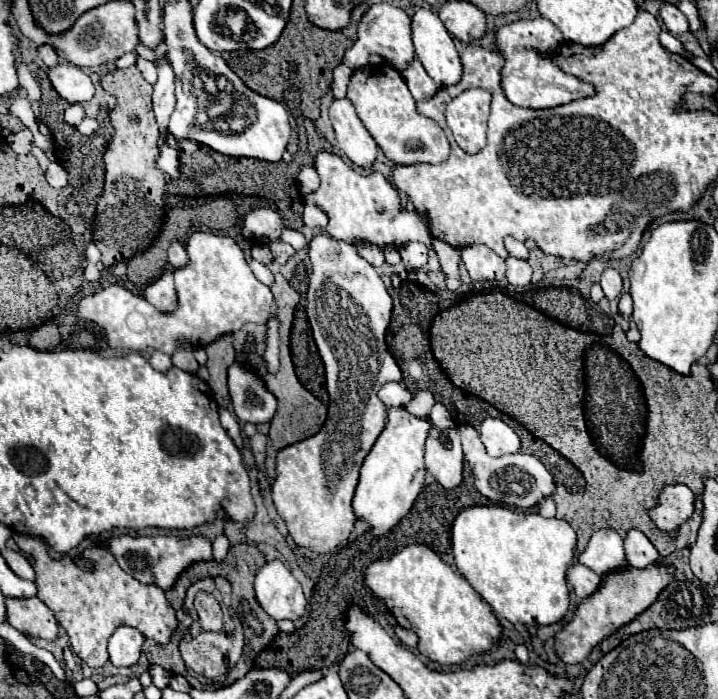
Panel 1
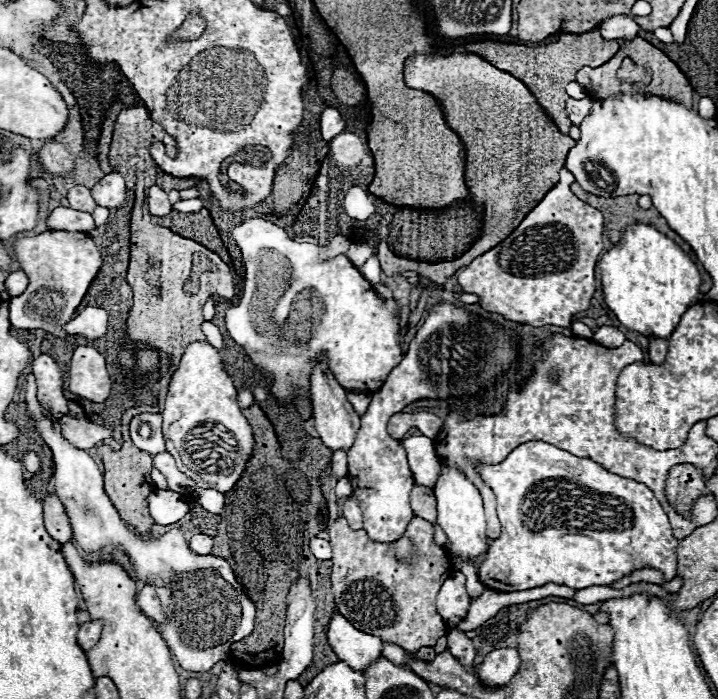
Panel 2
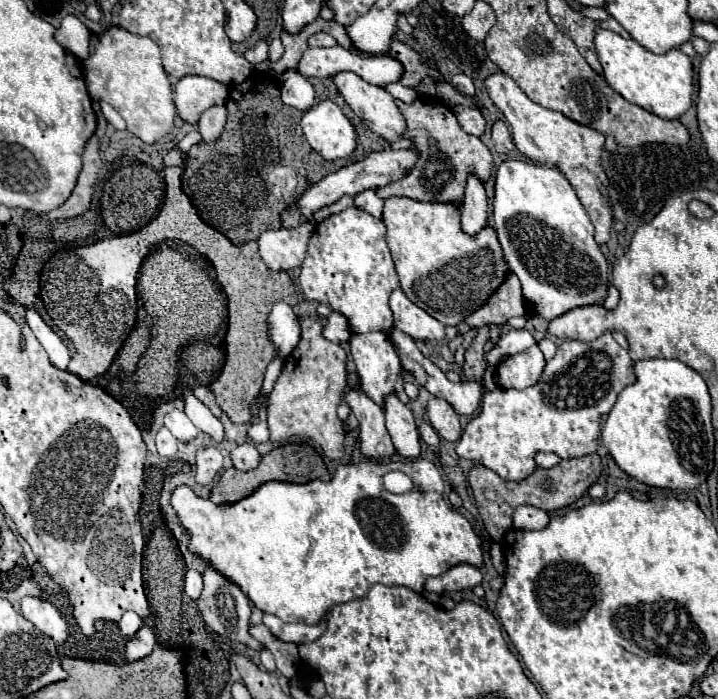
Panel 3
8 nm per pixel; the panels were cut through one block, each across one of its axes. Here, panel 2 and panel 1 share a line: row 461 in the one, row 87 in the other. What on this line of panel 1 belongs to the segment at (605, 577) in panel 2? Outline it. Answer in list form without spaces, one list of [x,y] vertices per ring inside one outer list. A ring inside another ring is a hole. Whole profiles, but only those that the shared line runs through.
[[[542,16],[534,20],[516,20],[508,26],[502,26],[496,32],[496,42],[498,42],[498,50],[506,60],[502,70],[502,86],[512,104],[524,108],[554,108],[578,100],[582,96],[594,94],[594,88],[590,84],[580,82],[570,74],[564,74],[550,60],[538,56],[538,50],[554,52],[562,42],[562,32],[550,20]]]

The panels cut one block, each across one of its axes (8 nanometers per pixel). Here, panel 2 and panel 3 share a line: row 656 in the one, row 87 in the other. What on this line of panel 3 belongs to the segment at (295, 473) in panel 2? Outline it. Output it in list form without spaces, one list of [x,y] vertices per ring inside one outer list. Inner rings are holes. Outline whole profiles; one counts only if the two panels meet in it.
[[[254,74],[250,80],[230,88],[230,94],[226,100],[228,120],[226,120],[224,132],[220,134],[220,138],[216,138],[210,144],[200,142],[190,148],[188,160],[184,164],[184,174],[182,174],[182,190],[190,198],[198,216],[208,226],[212,226],[214,230],[230,238],[232,244],[246,244],[250,240],[256,240],[264,230],[278,230],[280,212],[298,200],[298,198],[292,198],[292,200],[278,202],[268,196],[264,178],[270,166],[284,164],[296,170],[296,174],[300,176],[300,192],[304,192],[324,176],[354,162],[358,156],[388,148],[386,140],[382,140],[380,136],[372,134],[362,126],[360,118],[356,118],[356,114],[344,102],[334,82],[332,84],[330,82],[332,82],[330,78],[322,80],[324,84],[322,92],[328,98],[336,98],[342,112],[346,112],[350,122],[358,128],[358,150],[350,158],[336,160],[336,162],[326,162],[318,154],[314,158],[314,150],[306,144],[304,134],[300,132],[302,110],[282,104],[280,88],[276,80],[264,74]]]

